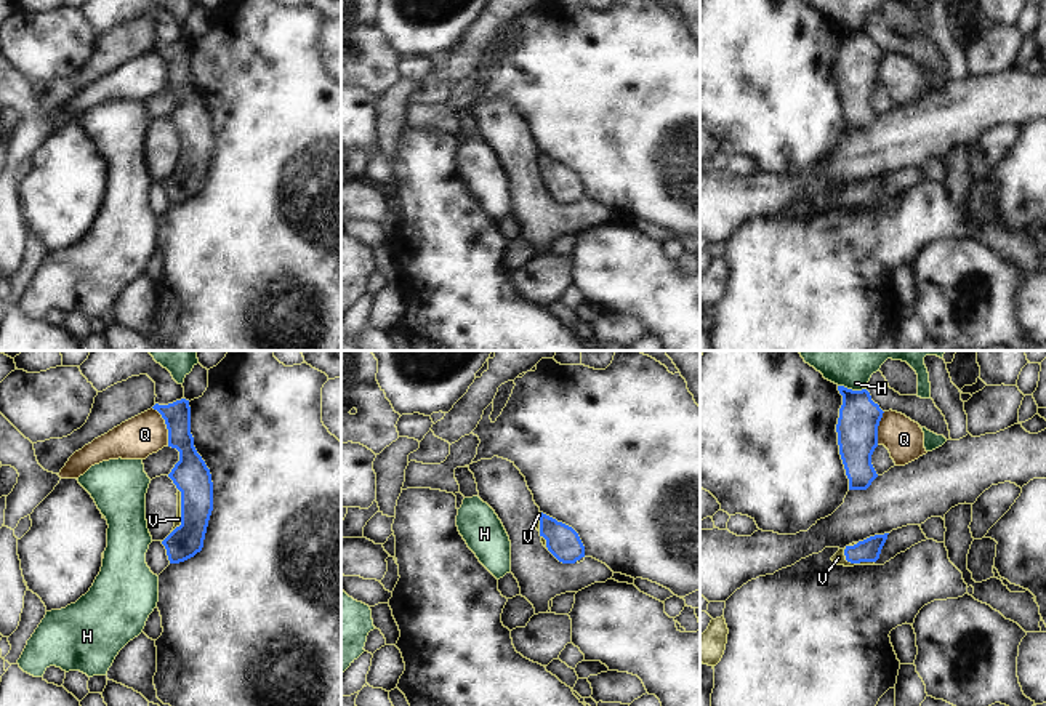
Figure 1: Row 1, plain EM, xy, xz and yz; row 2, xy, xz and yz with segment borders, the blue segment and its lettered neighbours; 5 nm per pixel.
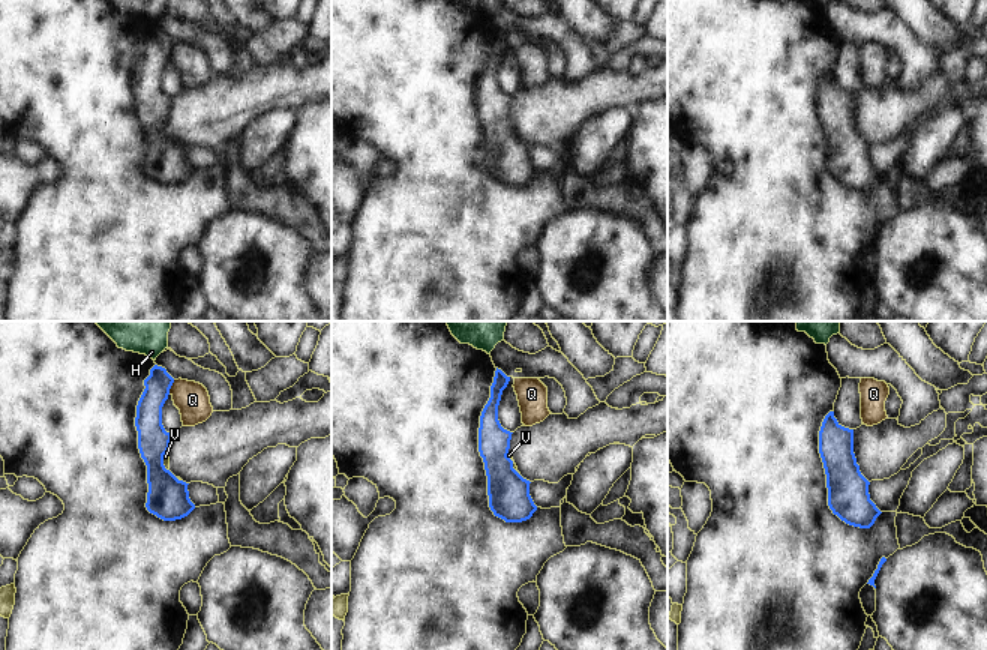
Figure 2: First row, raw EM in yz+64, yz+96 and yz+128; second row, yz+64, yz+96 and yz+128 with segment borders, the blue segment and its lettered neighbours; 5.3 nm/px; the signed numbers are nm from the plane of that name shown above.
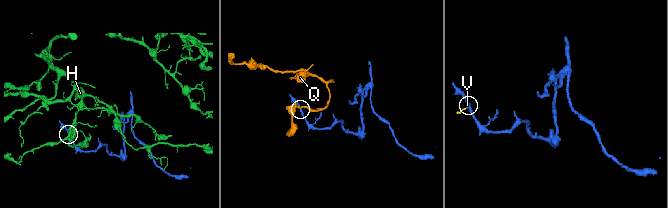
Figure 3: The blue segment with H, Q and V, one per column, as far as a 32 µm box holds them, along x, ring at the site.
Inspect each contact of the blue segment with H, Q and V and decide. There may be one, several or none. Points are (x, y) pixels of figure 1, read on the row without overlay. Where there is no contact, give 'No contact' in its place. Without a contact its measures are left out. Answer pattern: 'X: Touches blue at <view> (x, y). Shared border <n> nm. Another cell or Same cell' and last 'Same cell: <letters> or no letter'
H: Touches blue at yz (851, 31). Shared border 150 nm. Another cell
Q: Touches blue at xy (167, 68). Shared border 220 nm. Another cell
V: Touches blue at yz (856, 204). Shared border 170 nm. Same cell
Same cell: V

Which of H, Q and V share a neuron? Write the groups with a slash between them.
H / Q / V

